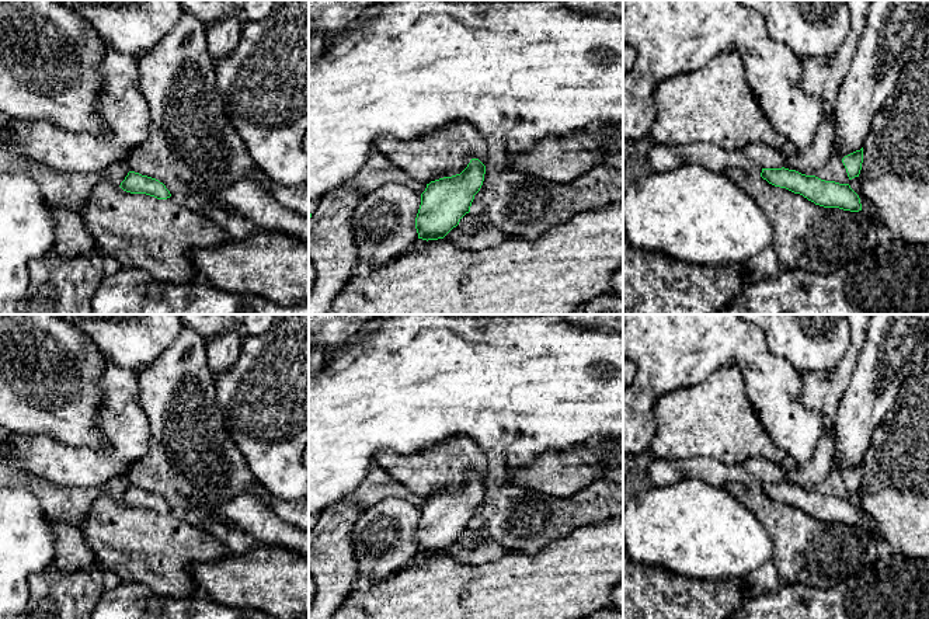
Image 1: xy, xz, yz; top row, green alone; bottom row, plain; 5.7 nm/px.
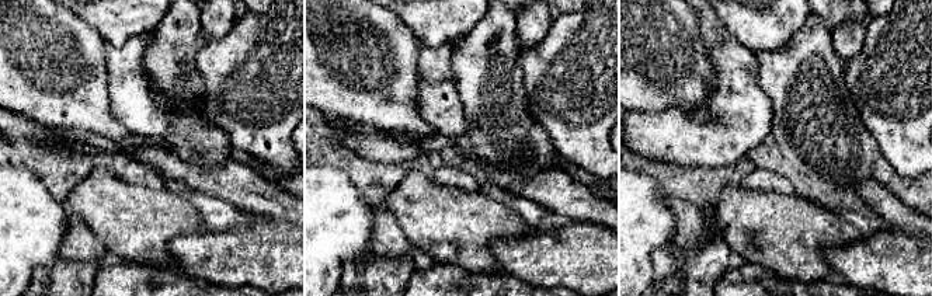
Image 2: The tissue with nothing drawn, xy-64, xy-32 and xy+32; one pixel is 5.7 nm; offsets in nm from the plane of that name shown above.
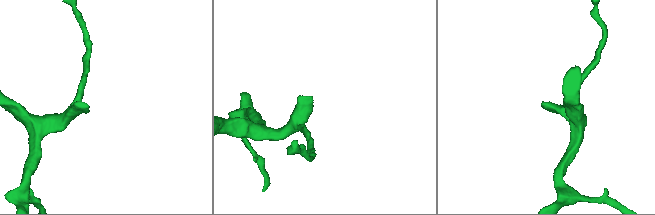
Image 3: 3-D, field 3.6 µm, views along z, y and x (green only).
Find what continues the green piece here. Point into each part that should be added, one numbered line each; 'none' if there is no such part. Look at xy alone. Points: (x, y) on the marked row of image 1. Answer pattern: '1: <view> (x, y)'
none

